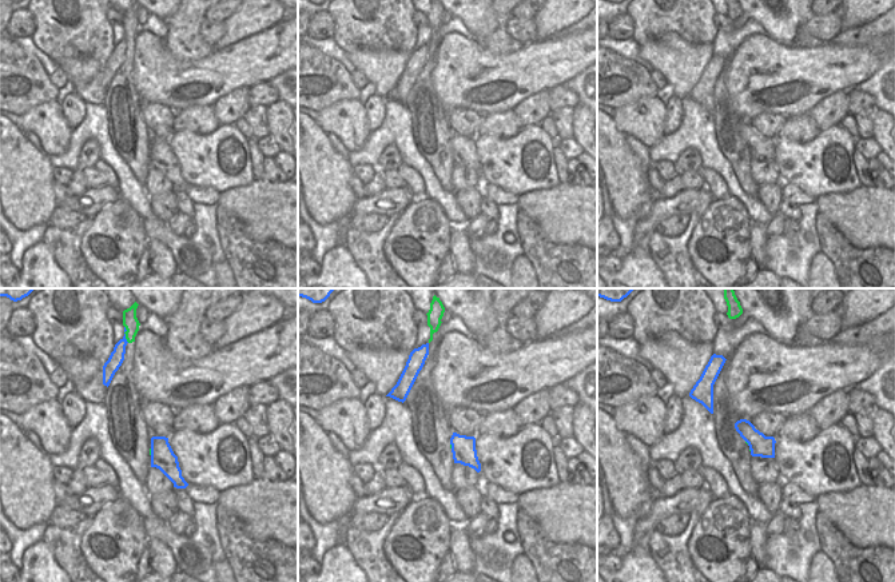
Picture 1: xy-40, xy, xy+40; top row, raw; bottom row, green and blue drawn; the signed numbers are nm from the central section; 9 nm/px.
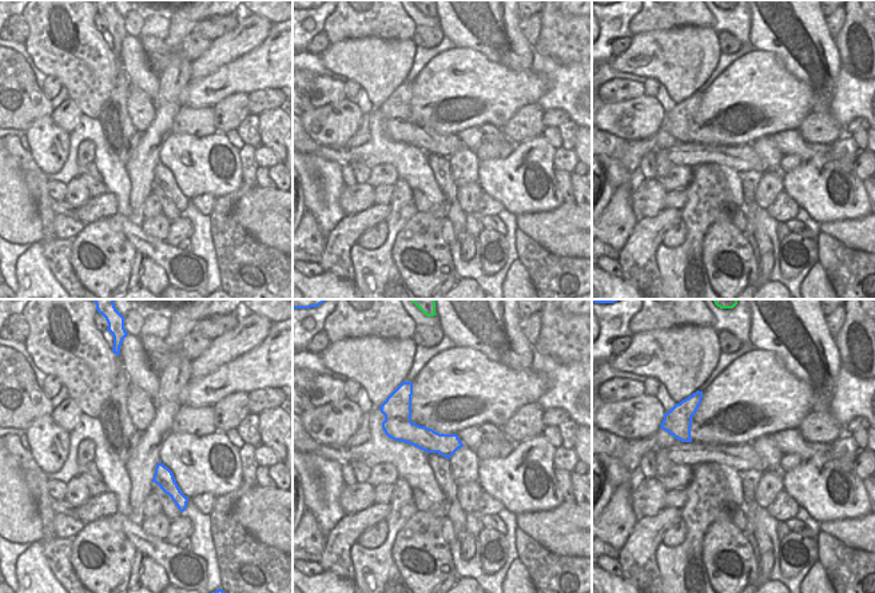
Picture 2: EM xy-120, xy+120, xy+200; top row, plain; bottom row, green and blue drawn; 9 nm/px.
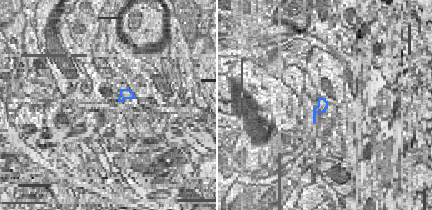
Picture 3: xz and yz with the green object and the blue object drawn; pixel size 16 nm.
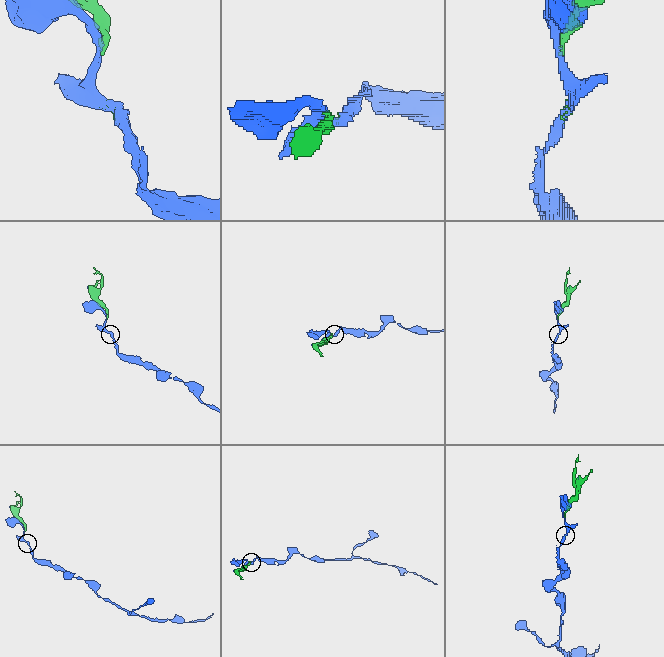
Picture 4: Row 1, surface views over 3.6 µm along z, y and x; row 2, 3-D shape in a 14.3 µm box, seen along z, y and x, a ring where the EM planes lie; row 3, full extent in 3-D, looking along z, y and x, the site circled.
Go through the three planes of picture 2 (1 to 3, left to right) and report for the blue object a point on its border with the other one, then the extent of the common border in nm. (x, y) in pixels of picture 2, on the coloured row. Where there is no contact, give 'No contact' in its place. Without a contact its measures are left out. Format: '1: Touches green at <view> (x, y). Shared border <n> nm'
1: No contact
2: No contact
3: No contact

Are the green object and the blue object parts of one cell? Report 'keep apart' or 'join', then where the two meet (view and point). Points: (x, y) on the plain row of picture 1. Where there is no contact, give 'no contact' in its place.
keep apart; contact xy-40 (126, 35)

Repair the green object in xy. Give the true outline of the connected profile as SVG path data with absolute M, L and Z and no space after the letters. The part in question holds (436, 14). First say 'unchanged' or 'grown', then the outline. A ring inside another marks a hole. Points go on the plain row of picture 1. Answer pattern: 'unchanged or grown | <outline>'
grown | M433 0L427 16L430 28L429 56L419 72L403 105L411 116L413 137L421 155L431 166L441 187L454 192L452 188L452 168L454 166L450 139L453 131L446 120L446 111L438 101L433 88L430 73L435 65L438 53L441 20L445 8L439 0Z

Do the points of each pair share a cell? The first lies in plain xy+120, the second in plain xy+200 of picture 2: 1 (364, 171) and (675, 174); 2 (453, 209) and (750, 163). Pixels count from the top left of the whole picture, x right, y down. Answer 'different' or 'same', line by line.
1: different
2: different

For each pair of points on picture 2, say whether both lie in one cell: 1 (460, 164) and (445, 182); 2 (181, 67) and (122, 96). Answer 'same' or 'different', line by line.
1: different
2: different

